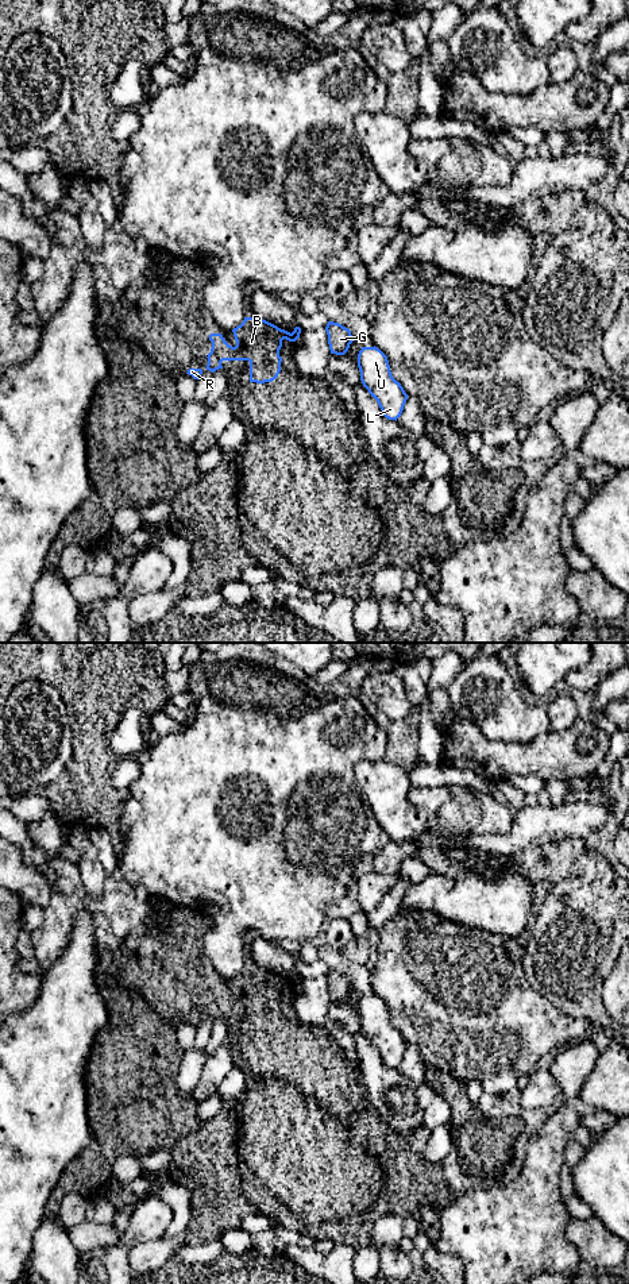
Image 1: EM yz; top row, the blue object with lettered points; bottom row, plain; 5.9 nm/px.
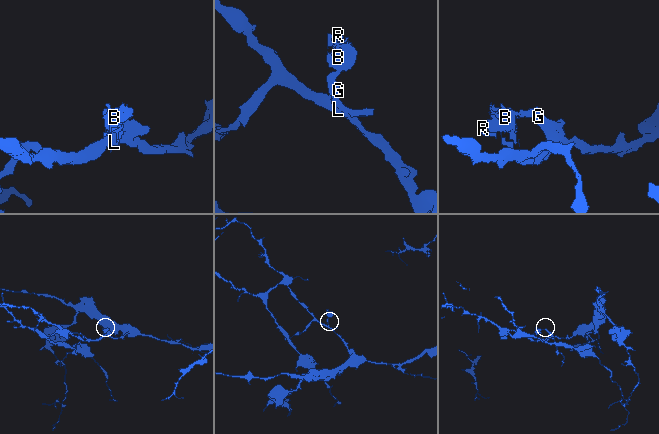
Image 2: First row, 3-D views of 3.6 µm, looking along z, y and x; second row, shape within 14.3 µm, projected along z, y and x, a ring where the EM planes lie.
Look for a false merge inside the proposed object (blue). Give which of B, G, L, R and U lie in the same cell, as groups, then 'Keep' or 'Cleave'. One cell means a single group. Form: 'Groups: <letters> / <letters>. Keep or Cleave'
Groups: B R / G L U. Cleave

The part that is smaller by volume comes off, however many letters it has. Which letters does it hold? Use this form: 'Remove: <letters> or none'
Remove: B, R

